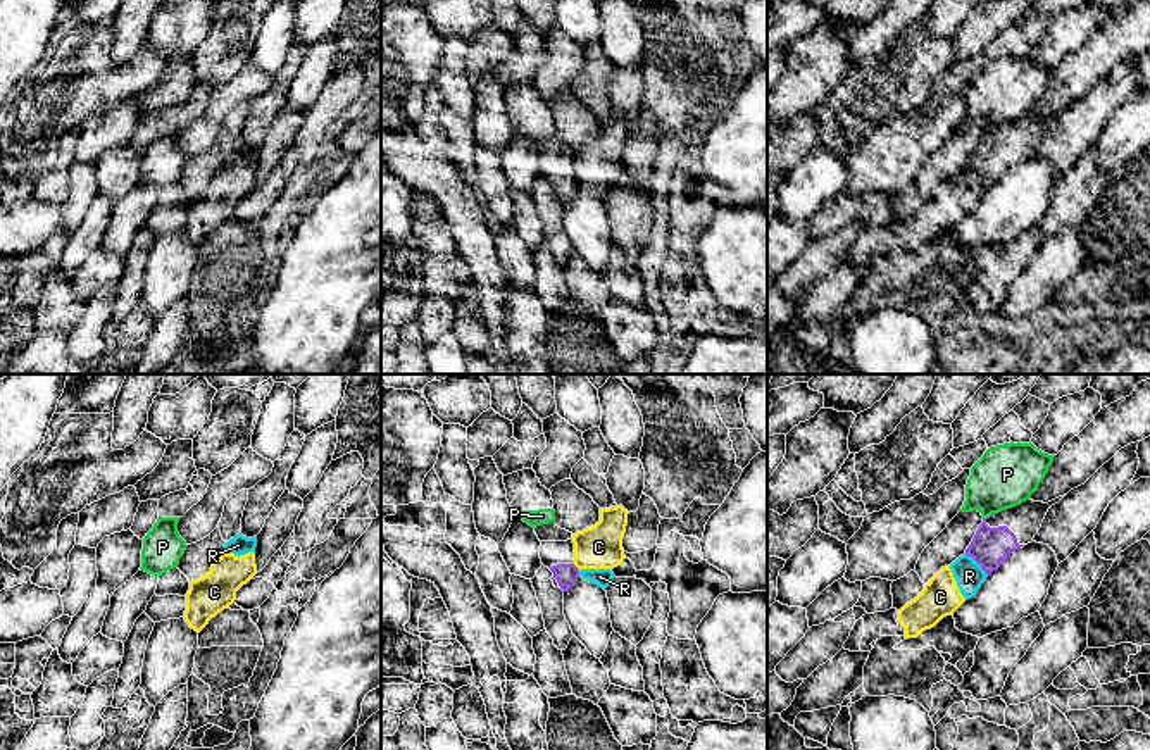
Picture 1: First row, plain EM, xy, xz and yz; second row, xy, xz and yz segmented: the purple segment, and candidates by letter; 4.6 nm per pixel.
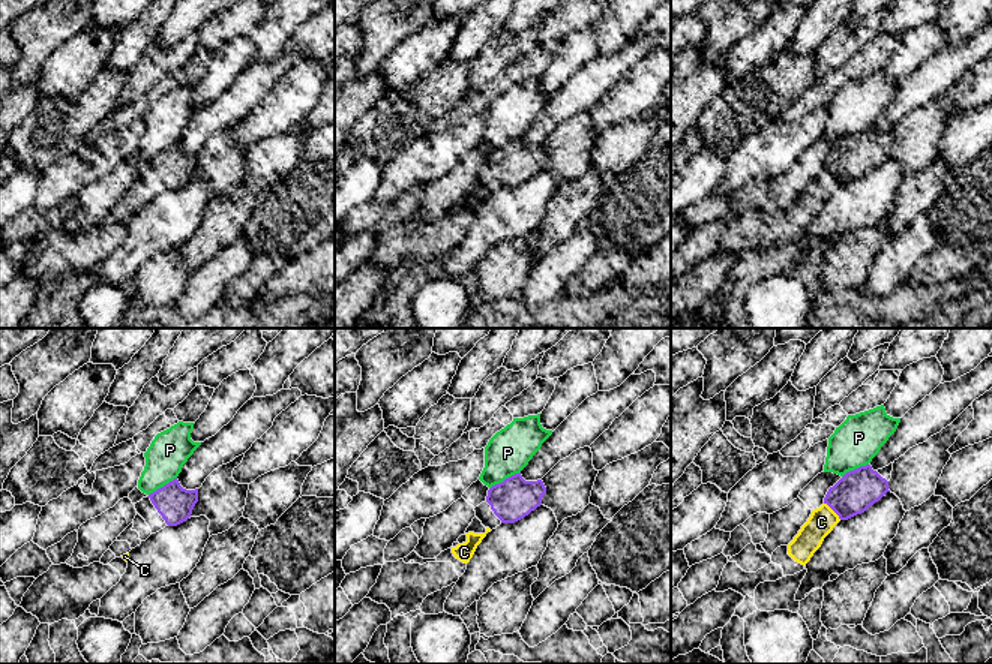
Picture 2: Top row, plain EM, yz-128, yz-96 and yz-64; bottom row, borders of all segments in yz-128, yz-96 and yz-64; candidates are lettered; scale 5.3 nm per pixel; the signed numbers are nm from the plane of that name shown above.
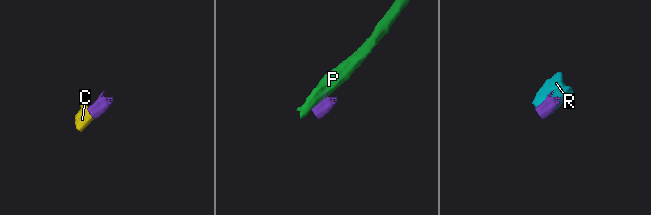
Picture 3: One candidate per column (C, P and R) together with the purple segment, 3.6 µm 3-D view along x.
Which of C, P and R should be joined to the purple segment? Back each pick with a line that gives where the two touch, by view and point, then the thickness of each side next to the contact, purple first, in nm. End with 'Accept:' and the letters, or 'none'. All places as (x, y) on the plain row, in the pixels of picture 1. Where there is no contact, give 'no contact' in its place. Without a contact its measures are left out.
Accept: none

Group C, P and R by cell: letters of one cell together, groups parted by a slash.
C R / P

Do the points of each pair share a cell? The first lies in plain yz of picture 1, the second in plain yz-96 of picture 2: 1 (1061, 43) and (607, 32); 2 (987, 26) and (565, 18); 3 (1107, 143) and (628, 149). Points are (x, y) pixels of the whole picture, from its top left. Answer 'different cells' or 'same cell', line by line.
1: different cells
2: different cells
3: same cell

